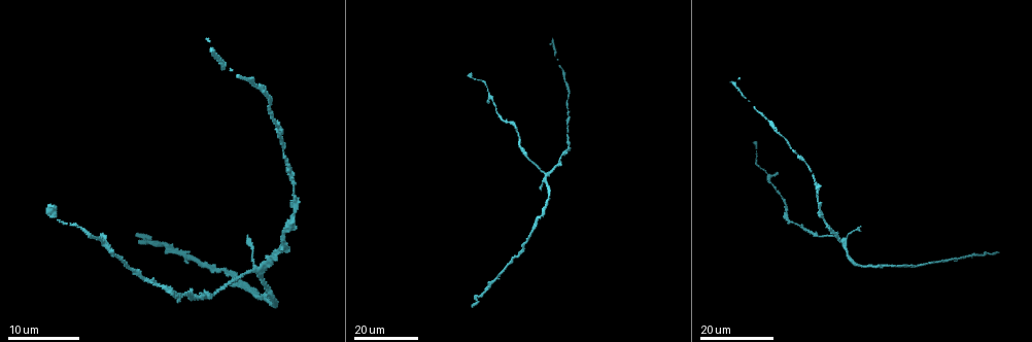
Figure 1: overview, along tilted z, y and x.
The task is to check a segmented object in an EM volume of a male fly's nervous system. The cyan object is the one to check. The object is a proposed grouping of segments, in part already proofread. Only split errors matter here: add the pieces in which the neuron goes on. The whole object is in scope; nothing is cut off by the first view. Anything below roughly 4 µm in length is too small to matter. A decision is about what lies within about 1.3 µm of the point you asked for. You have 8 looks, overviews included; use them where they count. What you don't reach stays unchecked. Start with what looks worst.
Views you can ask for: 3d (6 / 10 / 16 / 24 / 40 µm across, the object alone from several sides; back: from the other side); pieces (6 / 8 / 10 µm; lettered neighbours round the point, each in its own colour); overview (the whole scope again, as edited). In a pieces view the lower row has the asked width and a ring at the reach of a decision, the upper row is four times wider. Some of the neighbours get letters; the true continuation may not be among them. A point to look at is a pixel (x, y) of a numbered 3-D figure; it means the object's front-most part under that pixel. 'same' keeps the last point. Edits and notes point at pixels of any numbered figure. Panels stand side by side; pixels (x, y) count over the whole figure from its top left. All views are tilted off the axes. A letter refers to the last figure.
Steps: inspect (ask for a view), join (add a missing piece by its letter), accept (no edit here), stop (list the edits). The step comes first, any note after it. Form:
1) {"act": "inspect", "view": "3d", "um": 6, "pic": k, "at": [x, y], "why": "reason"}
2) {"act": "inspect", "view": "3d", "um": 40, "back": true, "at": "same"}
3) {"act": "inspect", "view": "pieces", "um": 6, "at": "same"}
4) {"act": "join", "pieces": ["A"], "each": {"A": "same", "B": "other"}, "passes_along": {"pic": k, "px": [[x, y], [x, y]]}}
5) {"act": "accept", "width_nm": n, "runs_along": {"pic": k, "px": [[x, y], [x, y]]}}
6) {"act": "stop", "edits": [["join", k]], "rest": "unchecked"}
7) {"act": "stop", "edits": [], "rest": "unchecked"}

{"act": "inspect", "view": "3d", "um": 24, "pic": 1, "at": [206, 41]}

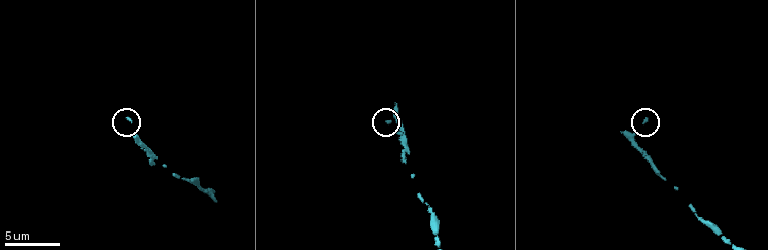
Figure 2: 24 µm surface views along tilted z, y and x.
{"act": "inspect", "view": "pieces", "um": 8, "pic": 2, "at": [645, 119]}

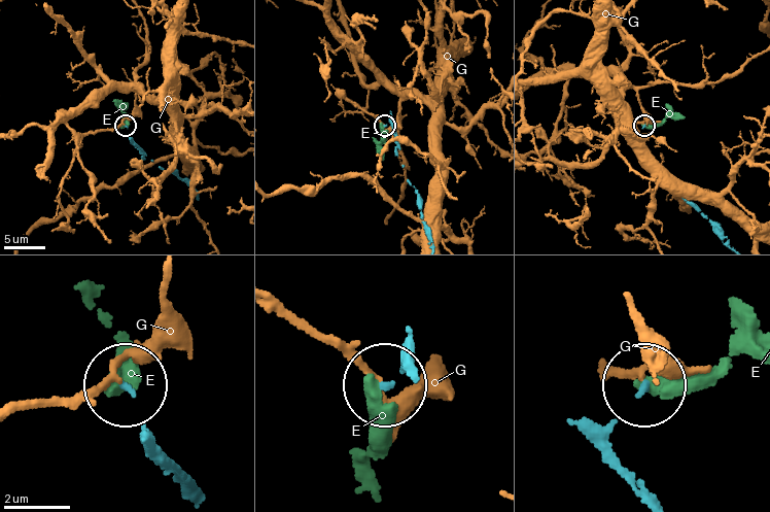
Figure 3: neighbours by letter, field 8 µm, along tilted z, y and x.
{"act": "join", "pieces": ["E"], "each": {"E": "same", "G": "other"}, "passes_along": {"pic": 3, "px": [[140, 147], [124, 125], [126, 102]]}, "found": "the neuron continues"}

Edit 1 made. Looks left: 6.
{"act": "inspect", "view": "overview", "why": "see it whole again"}

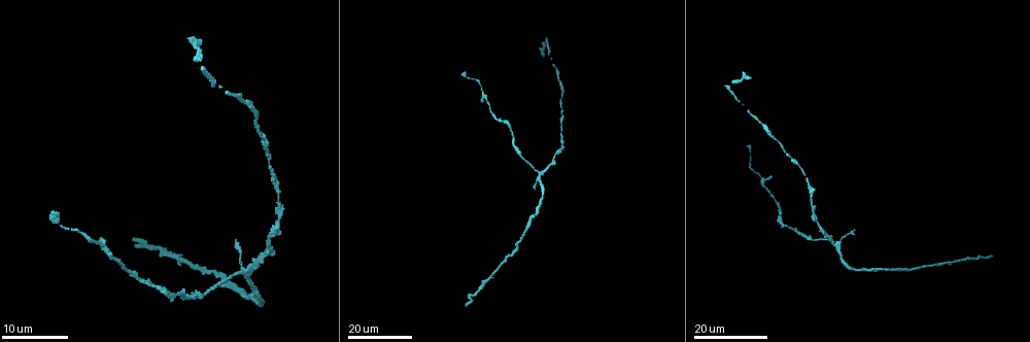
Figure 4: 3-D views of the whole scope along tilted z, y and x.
{"act": "inspect", "view": "3d", "um": 16, "pic": 4, "at": [855, 231], "why": "branch stops here"}

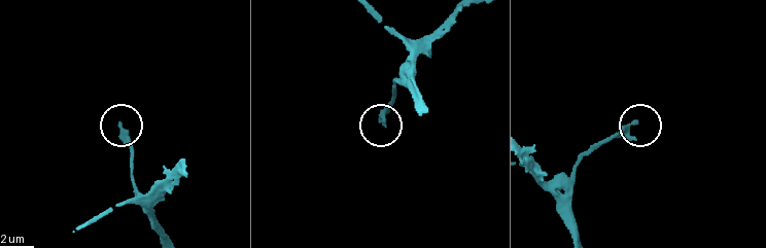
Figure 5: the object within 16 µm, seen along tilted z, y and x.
{"act": "inspect", "view": "pieces", "um": 10, "pic": 5, "at": [120, 123]}

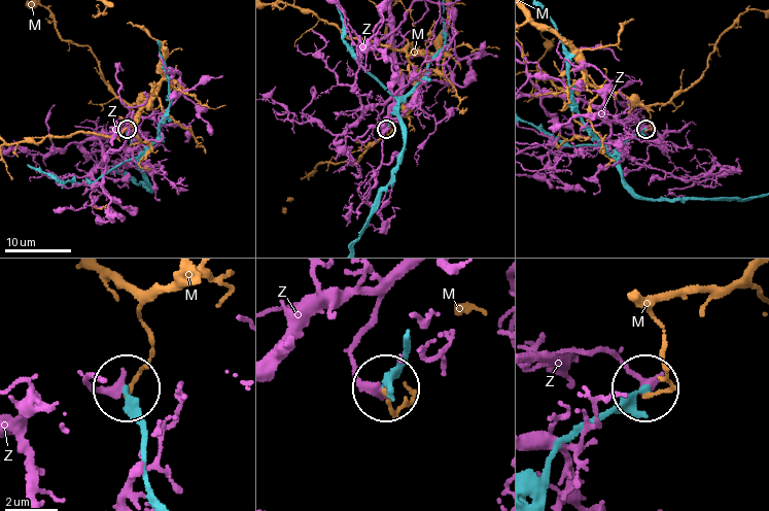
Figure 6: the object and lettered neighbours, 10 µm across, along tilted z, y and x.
{"act": "accept", "each": {"M": "other", "Z": "other"}, "found": "none of them fits"}

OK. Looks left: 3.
{"act": "inspect", "view": "3d", "um": 16, "pic": 4, "at": [991, 255], "why": "long arm stops here"}

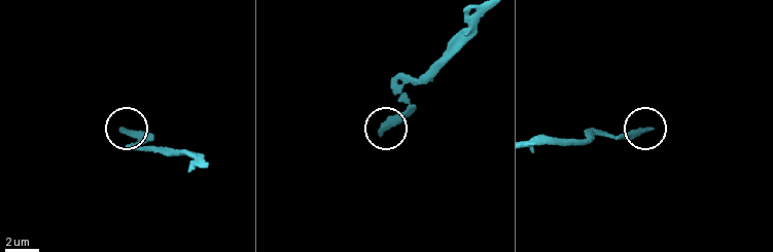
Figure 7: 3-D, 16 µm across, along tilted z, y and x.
{"act": "inspect", "view": "pieces", "um": 8, "pic": 7, "at": [383, 132]}

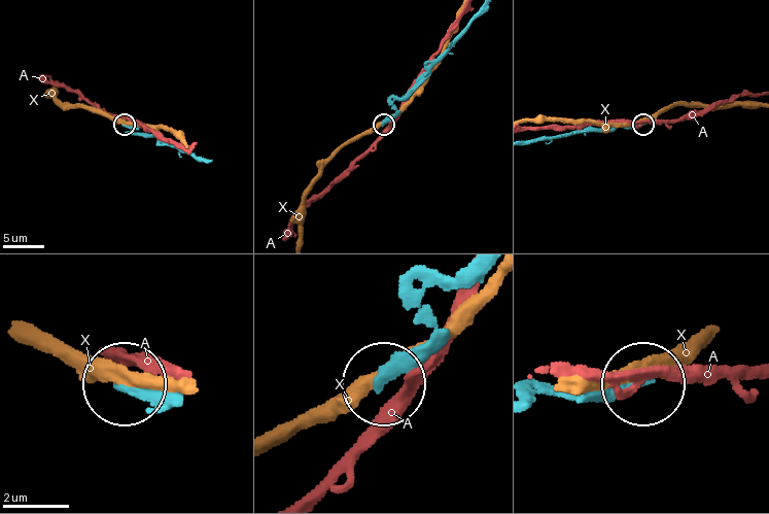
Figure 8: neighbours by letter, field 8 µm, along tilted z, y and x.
{"act": "accept", "each": {"A": "other", "X": "other"}, "runs_along": {"pic": 8, "px": [[450, 275], [417, 308], [431, 340], [387, 382]]}, "found": "none of them fits"}

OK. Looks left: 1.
{"act": "stop", "edits": [["join", 3]], "rest": "unchecked"}

